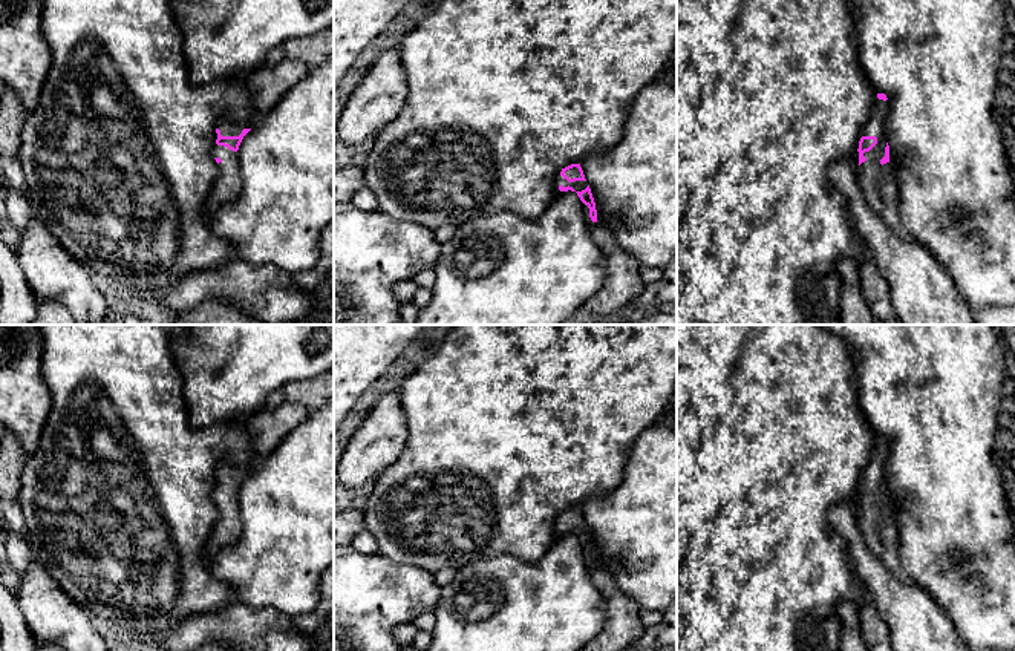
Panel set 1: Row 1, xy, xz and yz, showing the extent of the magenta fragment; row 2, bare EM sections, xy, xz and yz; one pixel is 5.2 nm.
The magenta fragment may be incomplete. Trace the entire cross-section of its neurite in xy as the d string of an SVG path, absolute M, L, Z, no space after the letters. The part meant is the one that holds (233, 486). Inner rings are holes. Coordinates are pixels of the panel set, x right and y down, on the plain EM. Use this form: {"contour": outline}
{"contour": "M224 461L216 472L217 483L213 490L213 499L219 509L219 521L208 536L204 561L210 564L210 559L224 547L230 547L237 542L242 532L242 519L237 505L237 493L243 479L251 472L245 472L242 467L233 466Z"}

